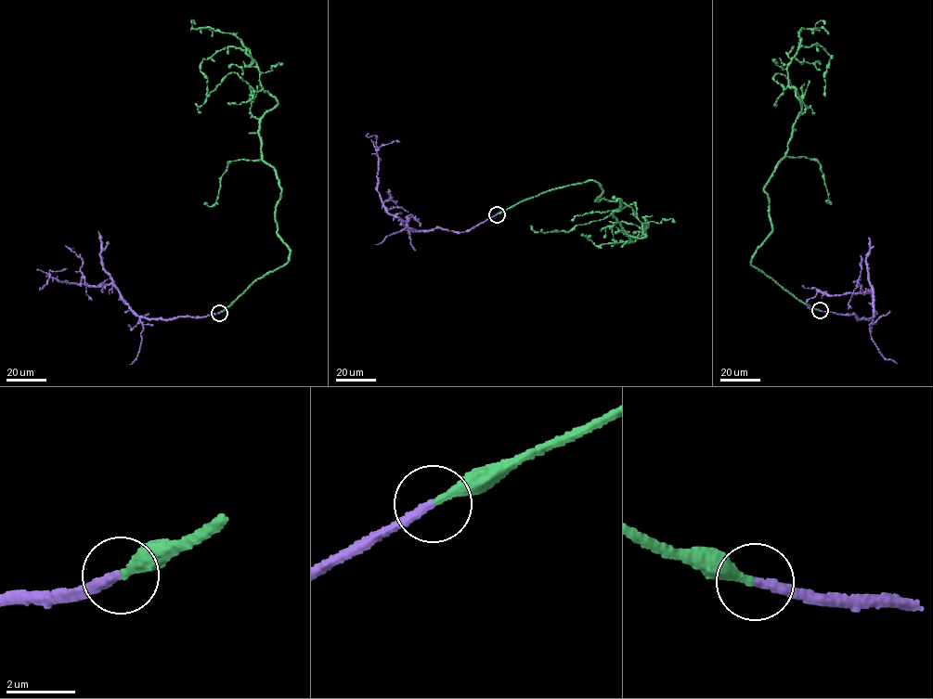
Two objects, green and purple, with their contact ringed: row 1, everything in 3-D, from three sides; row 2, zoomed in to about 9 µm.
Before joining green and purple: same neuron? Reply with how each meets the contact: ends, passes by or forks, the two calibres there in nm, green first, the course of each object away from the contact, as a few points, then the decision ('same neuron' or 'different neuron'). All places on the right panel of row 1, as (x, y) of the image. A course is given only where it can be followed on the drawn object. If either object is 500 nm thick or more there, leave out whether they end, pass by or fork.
green ends there; purple ends there; 280 nm thick on the green side, 260 nm on the other; green runs (820, 310), (750, 263), (771, 230), (763, 187), (802, 106), (787, 73), (801, 46), (832, 57), (825, 96); purple runs (820, 310), (870, 319), (874, 292), (872, 289), (828, 296), (818, 291), (807, 306); same neuron

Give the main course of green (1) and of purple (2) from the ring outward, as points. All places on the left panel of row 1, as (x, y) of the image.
1: (220, 312), (290, 252), (259, 129), (278, 100), (248, 49), (203, 59), (206, 97)
2: (219, 312), (200, 317), (146, 318), (129, 307), (111, 284), (61, 282), (49, 275), (47, 284), (40, 287)

